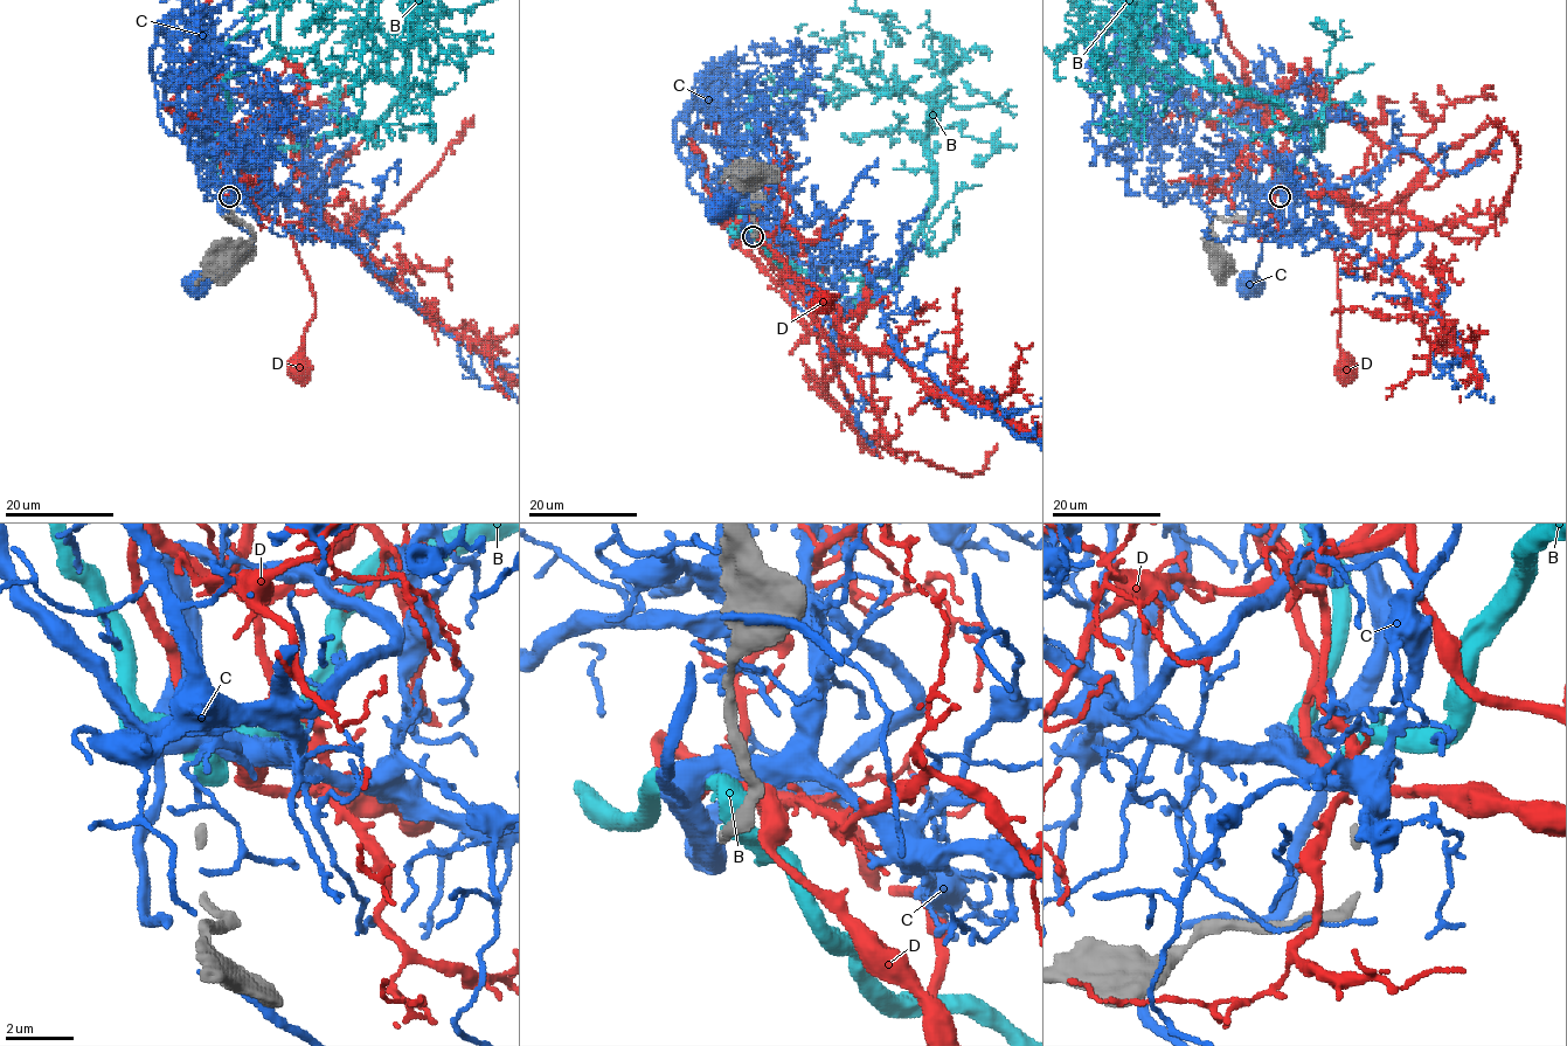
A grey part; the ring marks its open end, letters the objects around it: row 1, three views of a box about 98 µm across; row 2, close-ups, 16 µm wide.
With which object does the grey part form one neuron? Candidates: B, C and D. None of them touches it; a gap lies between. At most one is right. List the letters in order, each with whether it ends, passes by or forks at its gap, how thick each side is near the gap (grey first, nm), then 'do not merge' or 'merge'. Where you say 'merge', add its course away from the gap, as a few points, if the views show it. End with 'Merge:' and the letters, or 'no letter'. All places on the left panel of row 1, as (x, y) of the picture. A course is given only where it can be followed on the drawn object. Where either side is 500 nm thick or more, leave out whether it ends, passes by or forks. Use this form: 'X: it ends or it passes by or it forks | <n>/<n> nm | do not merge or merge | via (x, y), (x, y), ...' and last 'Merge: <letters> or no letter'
B: 260/600 nm | merge
C: it passes by | 260/280 nm | do not merge
D: it passes by | 260/460 nm | do not merge
Merge: B

